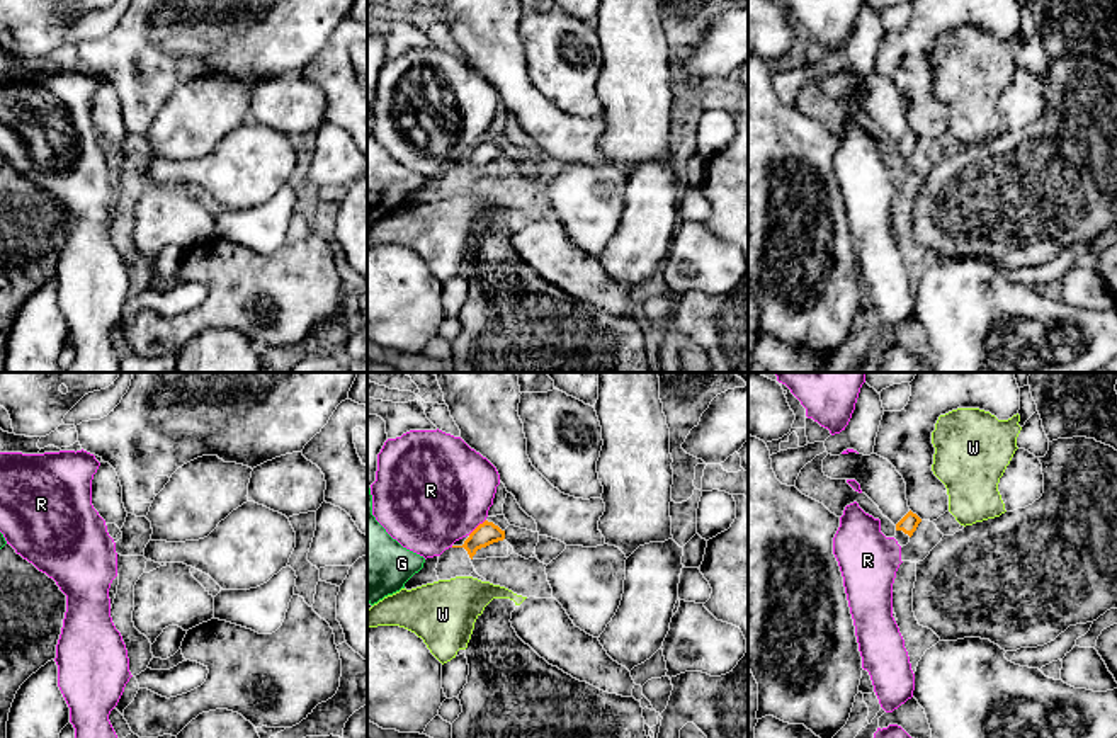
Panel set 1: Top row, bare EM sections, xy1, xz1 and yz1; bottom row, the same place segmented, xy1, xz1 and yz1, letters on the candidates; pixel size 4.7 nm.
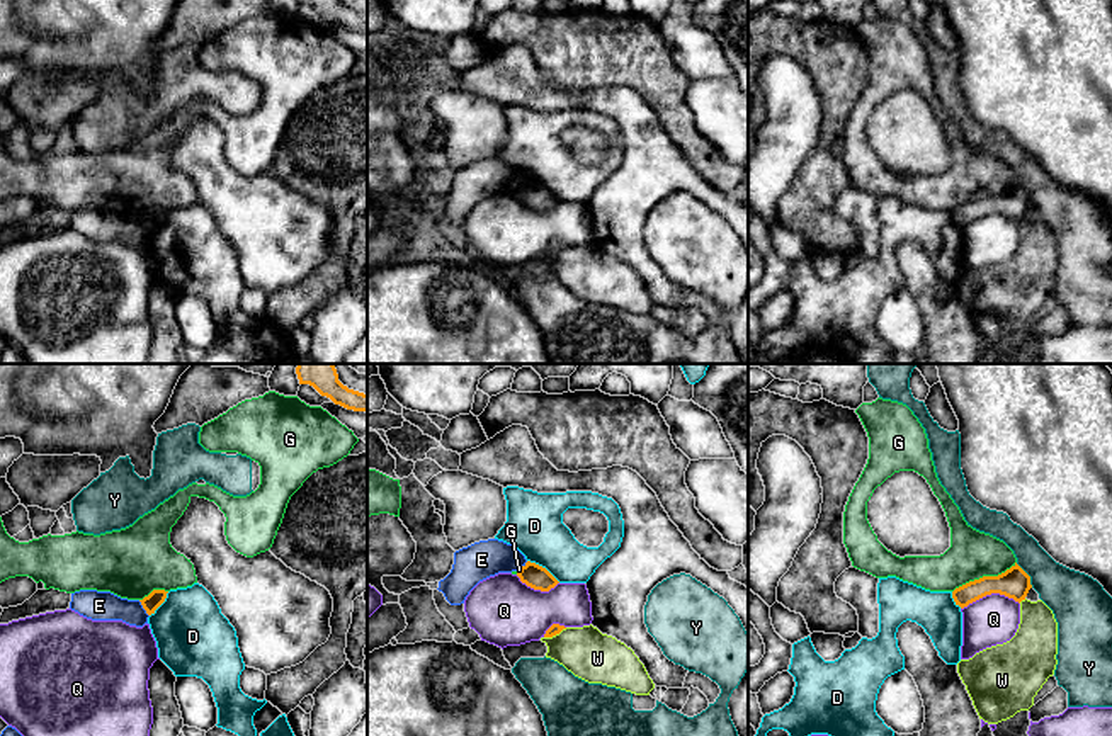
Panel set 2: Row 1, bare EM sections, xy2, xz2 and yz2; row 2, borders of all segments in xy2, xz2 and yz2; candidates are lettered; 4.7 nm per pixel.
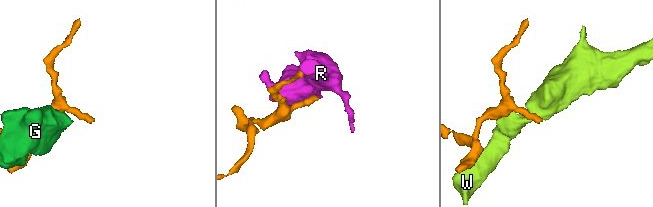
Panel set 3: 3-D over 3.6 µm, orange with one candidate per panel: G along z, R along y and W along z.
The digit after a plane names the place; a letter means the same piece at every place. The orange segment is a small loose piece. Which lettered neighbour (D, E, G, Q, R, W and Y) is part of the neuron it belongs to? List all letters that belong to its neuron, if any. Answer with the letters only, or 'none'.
none

